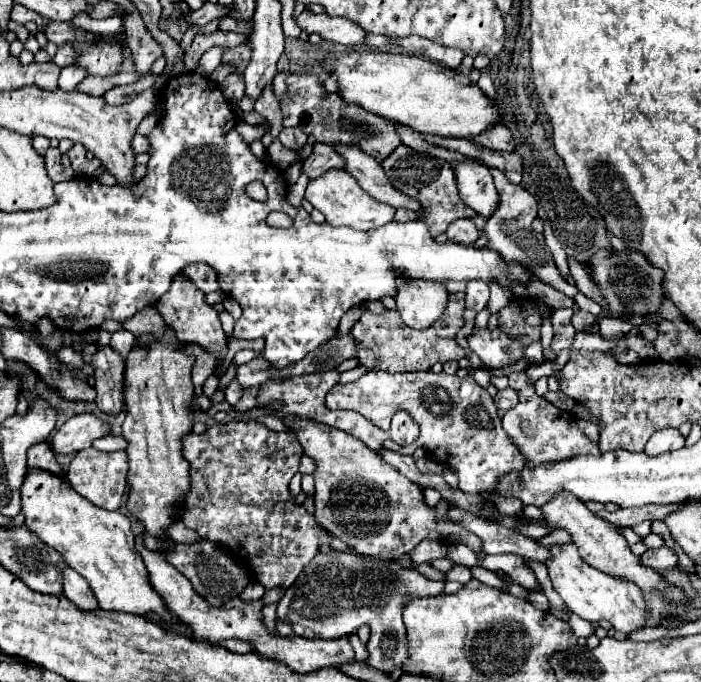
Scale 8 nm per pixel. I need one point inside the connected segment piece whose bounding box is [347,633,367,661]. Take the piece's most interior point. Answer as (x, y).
(360, 652)

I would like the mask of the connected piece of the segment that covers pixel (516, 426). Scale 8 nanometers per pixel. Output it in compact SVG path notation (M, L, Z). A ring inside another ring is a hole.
M525 371L519 373L511 373L509 375L509 387L513 387L519 395L519 387L529 387L527 393L519 395L519 403L509 409L503 415L503 429L509 435L509 439L513 441L513 445L523 453L523 457L527 461L531 461L533 465L541 465L547 461L561 461L573 455L597 455L599 449L595 443L591 443L579 429L575 423L575 415L569 411L561 411L555 405L547 403L543 397L539 397L533 391L533 381L527 377Z

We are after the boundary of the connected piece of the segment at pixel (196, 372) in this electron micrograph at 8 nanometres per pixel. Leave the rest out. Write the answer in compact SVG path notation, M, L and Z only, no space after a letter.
M203 353L197 357L197 363L193 365L193 383L195 383L195 392L200 395L203 393L202 387L207 377L213 375L213 369L217 369L217 357L213 353Z

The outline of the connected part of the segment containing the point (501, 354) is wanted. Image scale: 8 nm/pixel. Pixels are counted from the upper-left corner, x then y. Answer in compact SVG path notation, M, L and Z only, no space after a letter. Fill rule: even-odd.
M475 329L471 335L467 335L467 343L473 353L479 355L479 359L493 369L509 367L517 361L521 361L523 355L523 341L517 337L509 337L503 329Z

